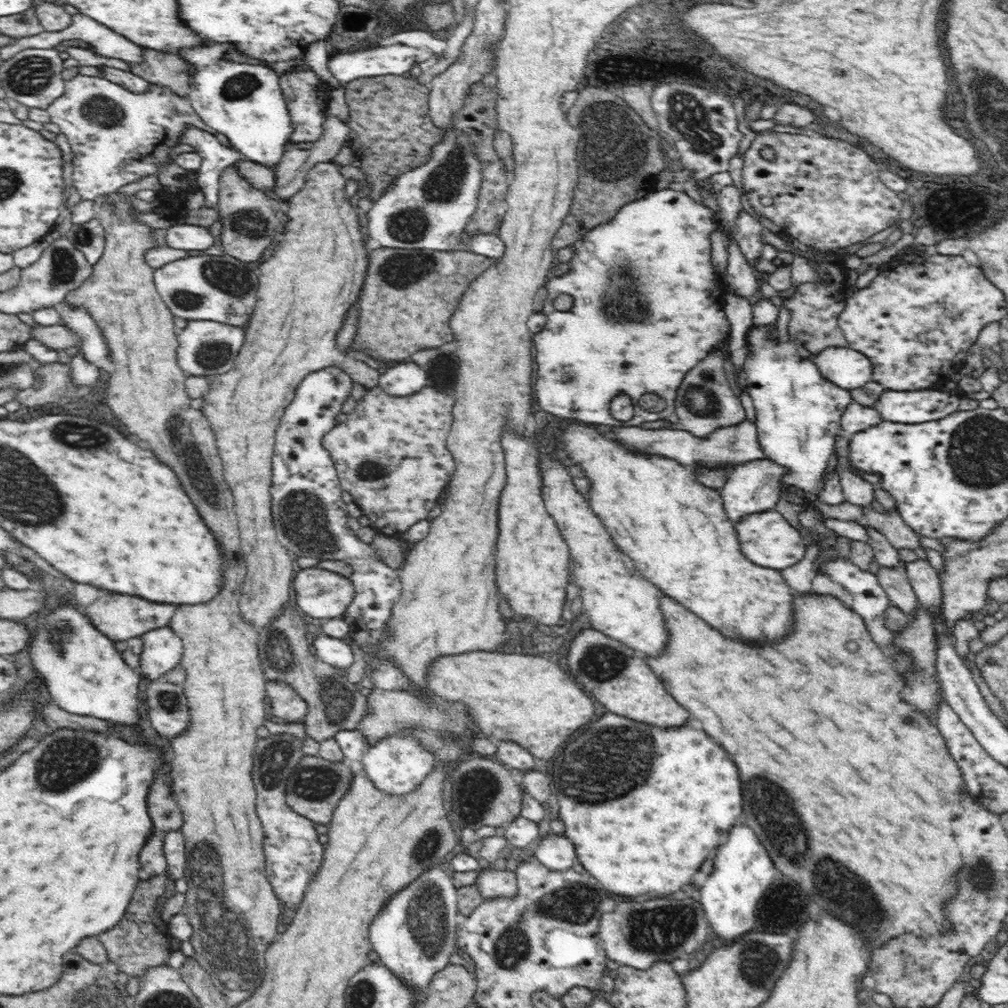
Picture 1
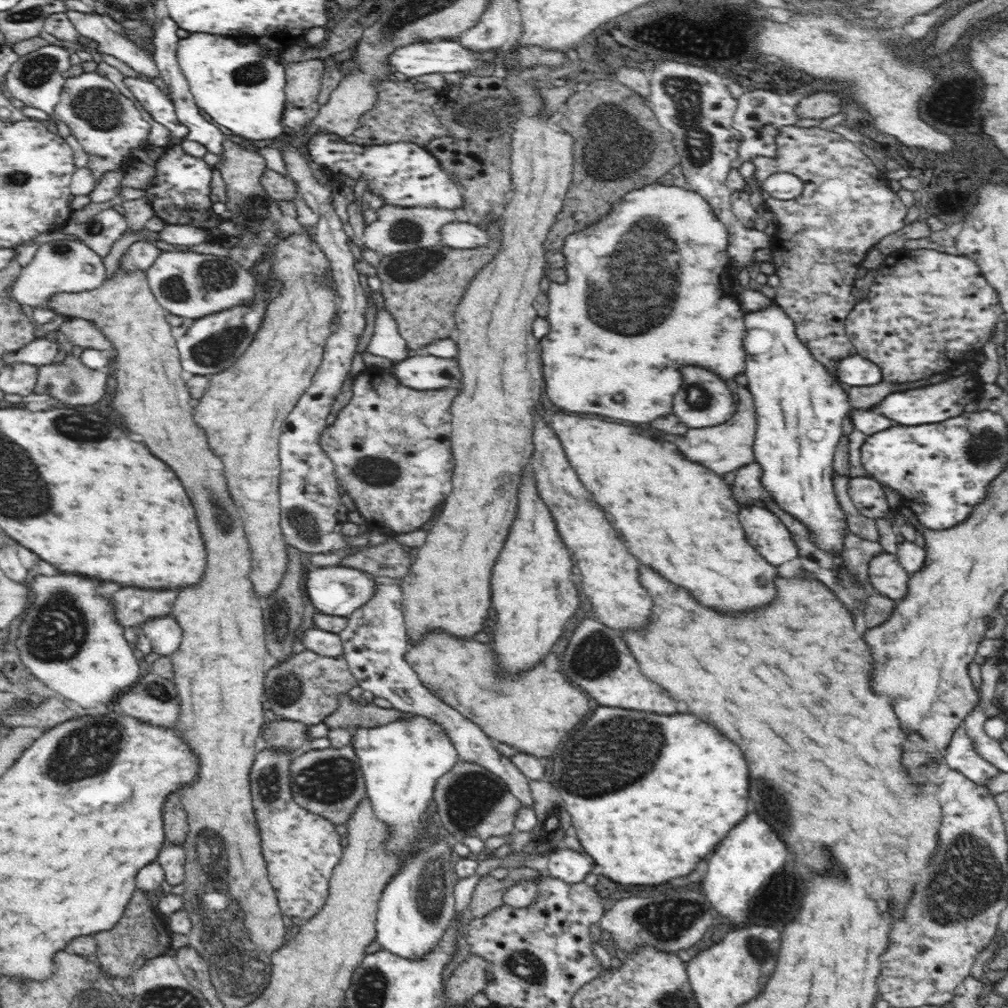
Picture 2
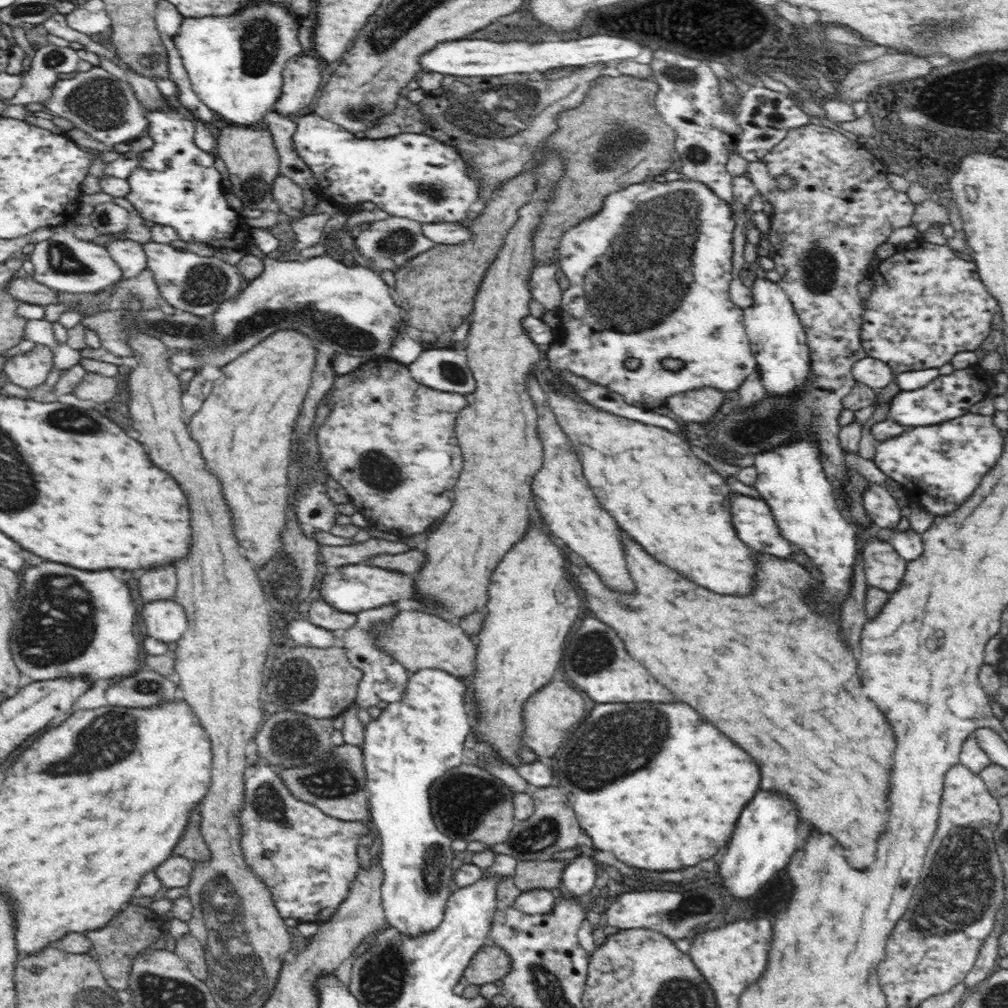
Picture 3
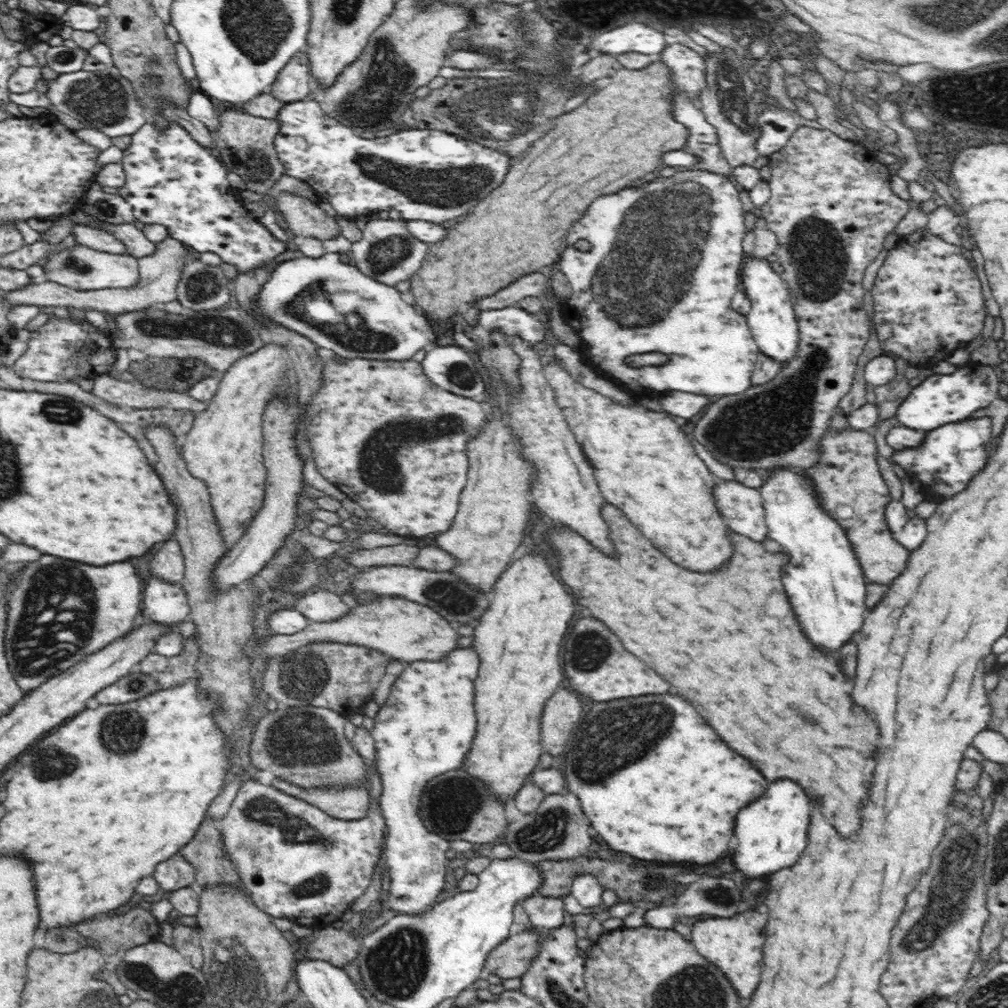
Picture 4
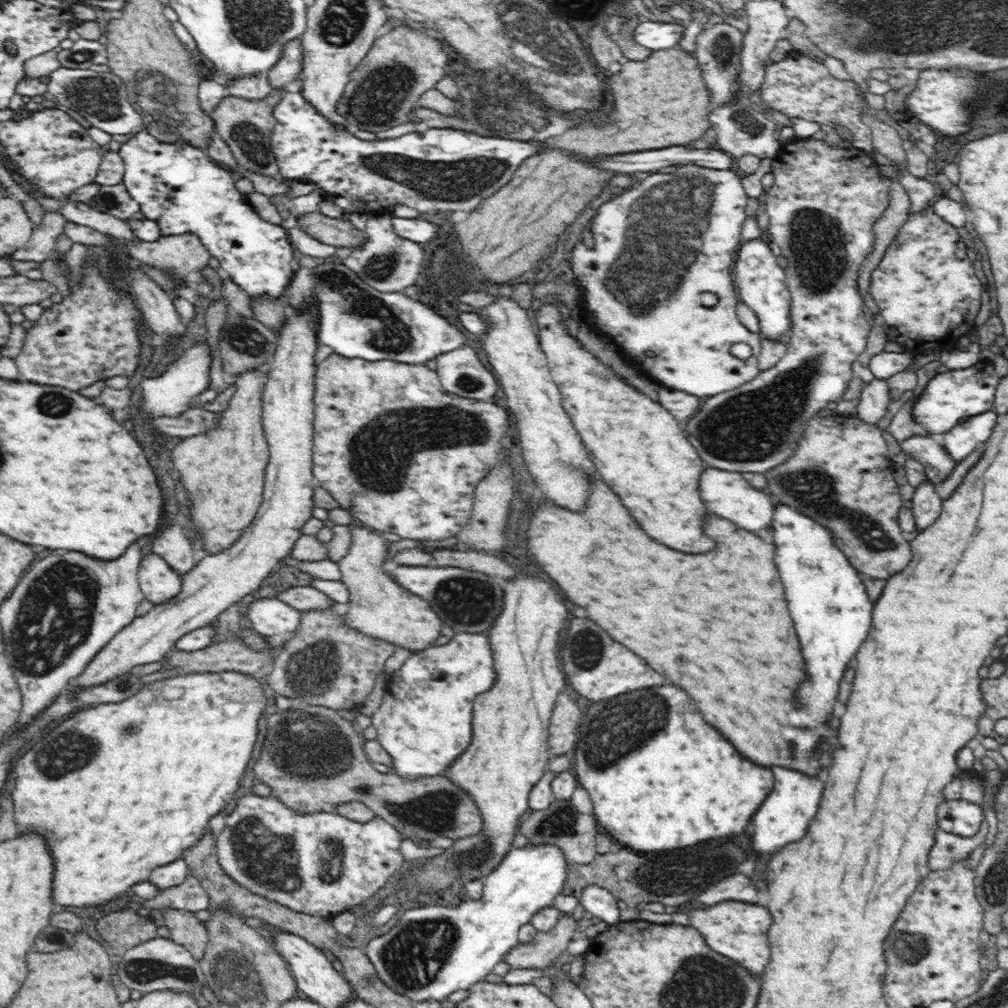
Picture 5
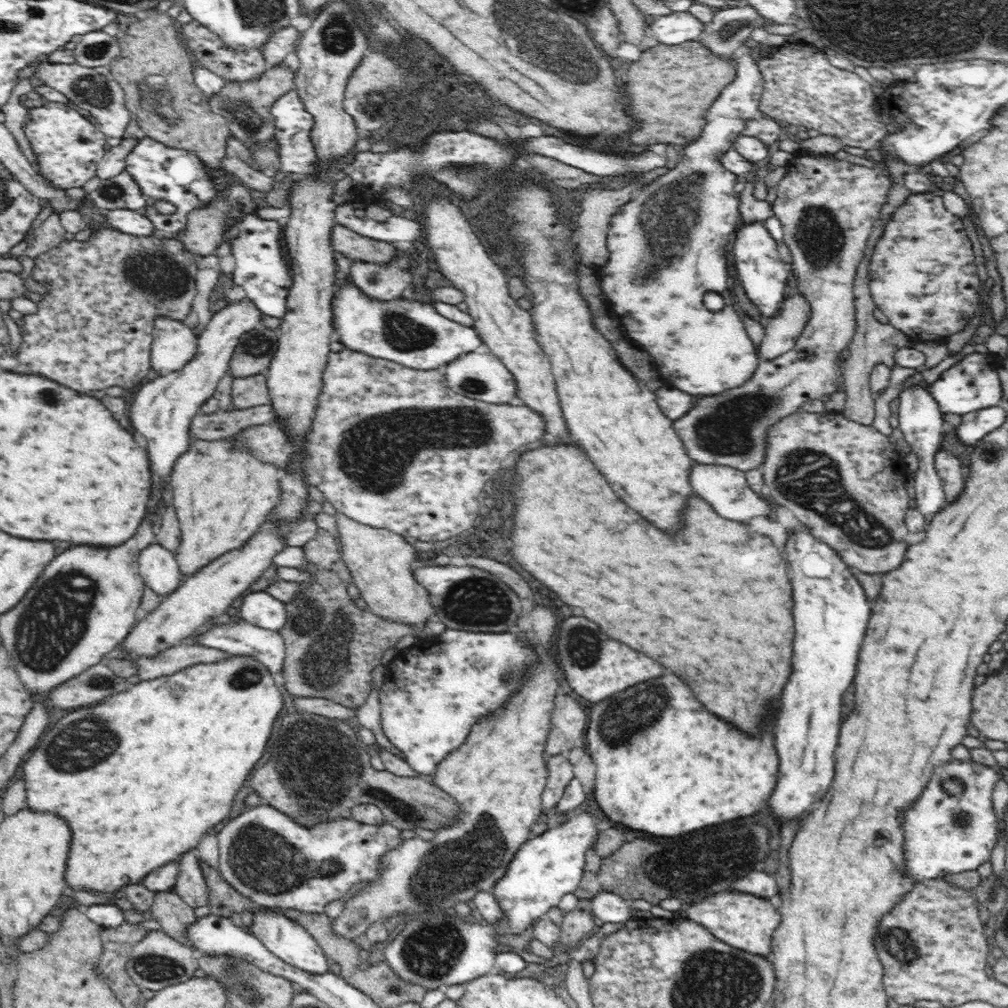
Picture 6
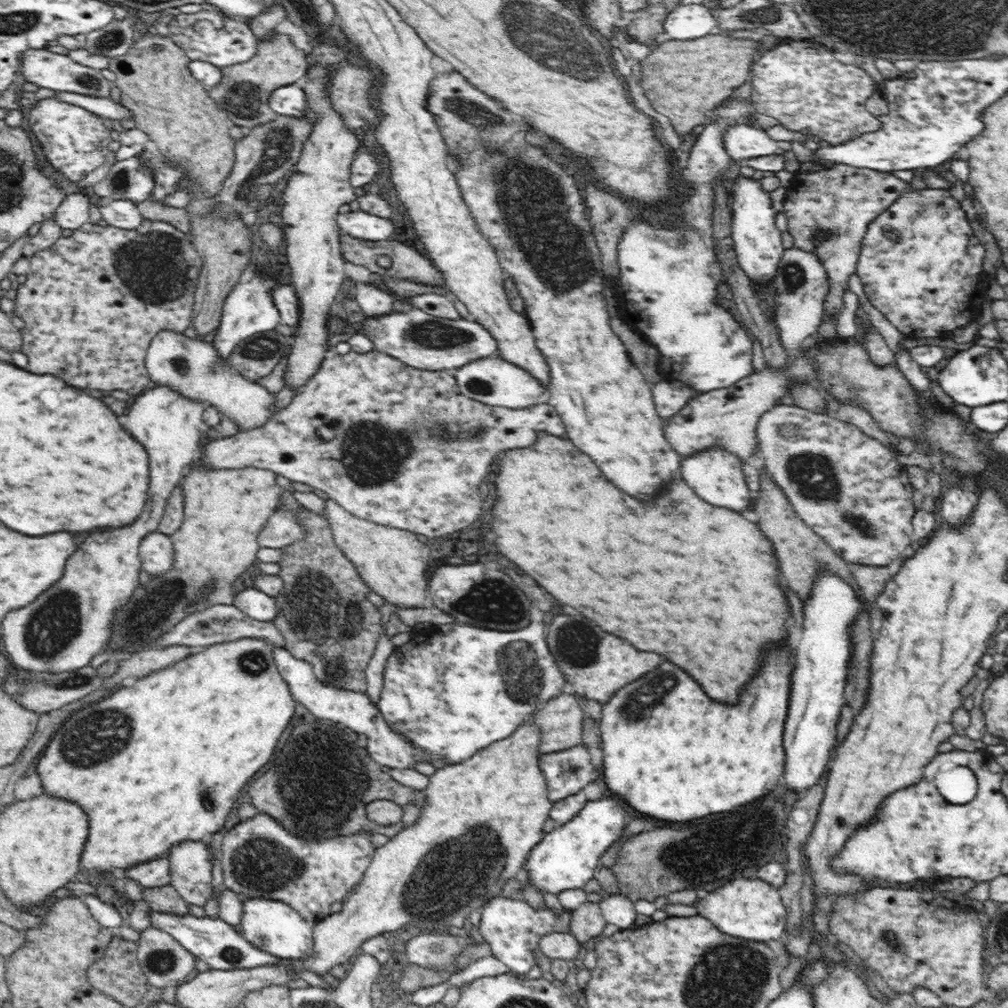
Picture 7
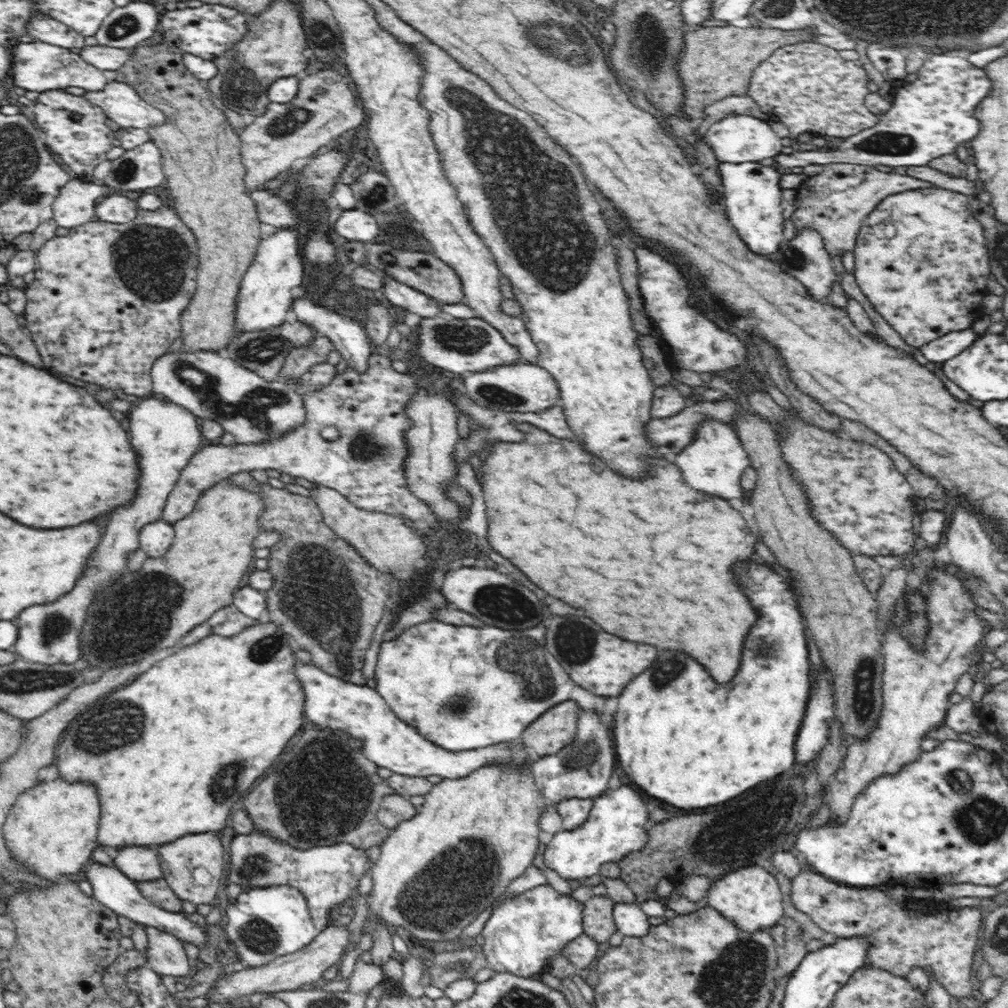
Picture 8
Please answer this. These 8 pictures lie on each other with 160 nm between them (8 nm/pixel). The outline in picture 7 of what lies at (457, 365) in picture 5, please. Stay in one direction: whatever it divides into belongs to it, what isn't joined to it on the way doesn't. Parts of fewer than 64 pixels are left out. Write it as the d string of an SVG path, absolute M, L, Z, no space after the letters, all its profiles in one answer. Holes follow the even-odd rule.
M486 356L486 358L480 358L480 360L468 362L462 368L452 372L454 372L461 394L489 406L519 410L549 403L549 393L542 383L536 377L521 369L520 365L512 364L504 358L494 356L488 358Z

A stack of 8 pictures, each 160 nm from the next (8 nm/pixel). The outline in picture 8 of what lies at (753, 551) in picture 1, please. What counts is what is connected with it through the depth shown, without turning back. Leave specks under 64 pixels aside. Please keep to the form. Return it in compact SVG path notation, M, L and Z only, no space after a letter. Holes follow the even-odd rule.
M719 420L702 422L702 426L698 426L696 430L696 437L676 456L674 462L692 488L722 498L744 498L744 488L741 487L740 481L744 470L751 467L751 461L731 424Z

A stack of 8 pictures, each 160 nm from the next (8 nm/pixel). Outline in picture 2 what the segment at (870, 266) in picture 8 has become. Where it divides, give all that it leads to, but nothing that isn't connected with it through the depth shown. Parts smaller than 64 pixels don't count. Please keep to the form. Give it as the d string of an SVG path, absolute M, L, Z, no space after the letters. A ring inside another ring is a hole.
M903 248L887 256L877 269L868 297L858 301L845 320L845 332L855 352L871 360L888 382L914 382L948 370L968 352L983 348L1002 314L998 294L984 280L982 272L964 255L952 255L932 249Z

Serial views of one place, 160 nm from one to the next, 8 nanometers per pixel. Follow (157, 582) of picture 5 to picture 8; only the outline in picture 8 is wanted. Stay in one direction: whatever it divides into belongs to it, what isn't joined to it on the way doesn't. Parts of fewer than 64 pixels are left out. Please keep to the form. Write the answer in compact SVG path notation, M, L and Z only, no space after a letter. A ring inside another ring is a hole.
M160 518L158 522L150 522L141 528L139 548L142 548L148 557L161 557L174 540L173 525Z

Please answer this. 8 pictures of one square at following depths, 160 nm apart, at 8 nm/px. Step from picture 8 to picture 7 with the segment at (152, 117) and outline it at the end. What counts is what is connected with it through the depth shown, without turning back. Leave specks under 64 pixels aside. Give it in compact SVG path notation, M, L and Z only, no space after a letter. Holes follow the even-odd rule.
M58 92L58 101L67 102L74 106L81 106L102 118L110 120L130 120L133 112L122 103L115 102L111 97L88 96L75 92Z

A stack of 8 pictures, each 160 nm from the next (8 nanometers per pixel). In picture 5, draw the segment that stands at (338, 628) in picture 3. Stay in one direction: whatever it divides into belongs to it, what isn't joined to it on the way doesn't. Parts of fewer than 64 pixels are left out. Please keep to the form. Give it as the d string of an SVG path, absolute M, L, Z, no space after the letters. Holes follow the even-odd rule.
M293 586L284 591L275 592L275 596L299 611L324 610L334 604L324 592L307 586Z

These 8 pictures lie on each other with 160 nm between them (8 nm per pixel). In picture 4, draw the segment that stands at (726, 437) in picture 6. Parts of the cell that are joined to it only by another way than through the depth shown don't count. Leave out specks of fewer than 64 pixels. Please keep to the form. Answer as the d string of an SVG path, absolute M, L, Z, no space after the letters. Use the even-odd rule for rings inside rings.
M808 126L798 127L798 130L788 139L786 146L783 146L778 152L772 153L766 158L765 163L771 170L771 179L769 180L771 188L771 196L768 202L763 204L761 208L762 216L768 223L768 228L774 232L777 238L777 249L775 254L778 256L778 262L783 266L782 280L787 285L790 291L793 309L797 318L799 328L799 341L795 357L781 364L778 374L769 381L764 383L764 386L752 386L748 388L742 398L740 394L736 396L724 396L718 398L714 404L710 404L706 408L706 412L702 414L702 418L696 422L692 436L706 448L712 452L714 459L718 462L726 464L730 468L745 468L754 469L762 468L762 470L770 471L778 466L796 466L801 469L817 465L820 455L821 438L825 436L825 432L830 429L829 423L835 415L834 408L839 406L841 399L845 397L848 391L853 386L852 379L856 374L856 364L860 354L866 348L866 342L870 340L870 317L864 311L864 288L862 287L862 277L864 270L878 256L878 253L883 249L884 241L890 231L895 230L895 226L901 221L901 218L908 212L909 203L906 200L898 197L892 189L890 189L890 173L888 173L887 161L883 160L878 152L870 151L860 142L846 140L840 138L837 134L826 129L816 129Z

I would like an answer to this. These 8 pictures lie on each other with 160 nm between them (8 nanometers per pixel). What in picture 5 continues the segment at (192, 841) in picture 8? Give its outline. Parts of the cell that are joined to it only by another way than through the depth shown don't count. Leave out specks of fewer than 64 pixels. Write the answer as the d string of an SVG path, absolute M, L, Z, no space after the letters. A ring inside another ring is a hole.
M191 874L180 884L173 888L160 891L156 898L146 900L142 908L150 910L184 910L196 913L208 910L209 897L201 883Z

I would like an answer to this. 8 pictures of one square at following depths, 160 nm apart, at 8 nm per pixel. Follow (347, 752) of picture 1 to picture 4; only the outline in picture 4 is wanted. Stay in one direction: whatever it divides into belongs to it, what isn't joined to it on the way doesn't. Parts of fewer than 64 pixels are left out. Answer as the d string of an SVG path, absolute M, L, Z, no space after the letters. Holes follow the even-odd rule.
M473 646L458 647L440 660L416 661L404 666L404 671L391 686L386 702L379 706L377 715L373 718L374 727L370 730L370 734L374 739L376 751L376 760L372 764L382 781L378 805L386 819L384 856L391 881L387 897L395 914L420 916L437 904L437 896L446 886L446 851L450 848L450 841L430 832L420 820L420 795L429 780L463 766L477 730L474 681L478 676L480 659Z

